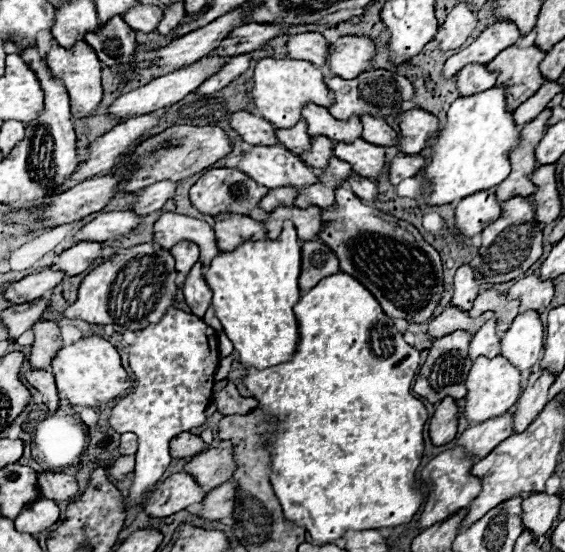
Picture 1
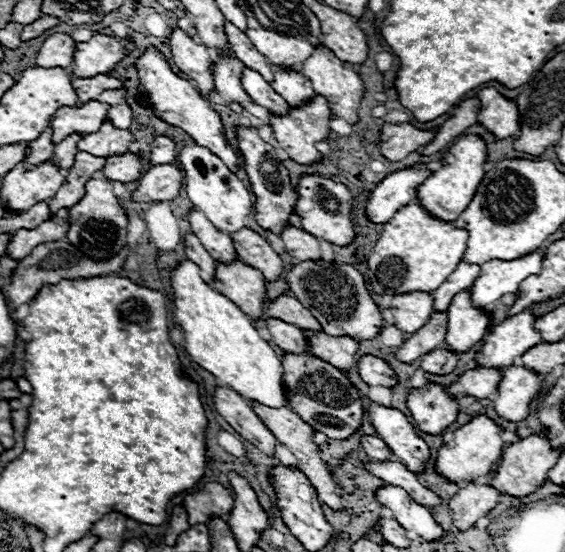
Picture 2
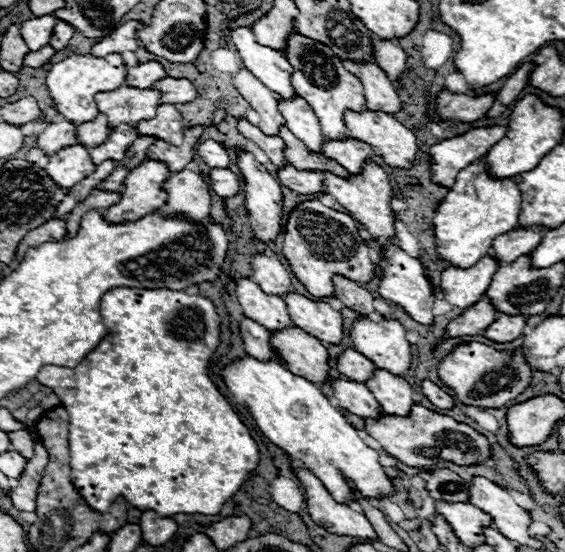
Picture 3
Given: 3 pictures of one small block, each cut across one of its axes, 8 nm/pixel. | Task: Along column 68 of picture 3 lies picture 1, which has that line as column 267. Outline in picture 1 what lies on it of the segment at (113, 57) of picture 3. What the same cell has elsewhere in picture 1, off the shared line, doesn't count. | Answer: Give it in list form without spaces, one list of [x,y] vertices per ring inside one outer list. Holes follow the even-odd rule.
[[[260,58],[254,66],[254,76],[252,76],[252,102],[256,110],[260,112],[262,118],[266,118],[270,124],[276,124],[278,128],[290,128],[298,120],[302,120],[300,110],[304,104],[314,102],[318,106],[330,106],[332,104],[332,92],[324,86],[324,76],[322,72],[304,60],[294,60],[294,58]]]

